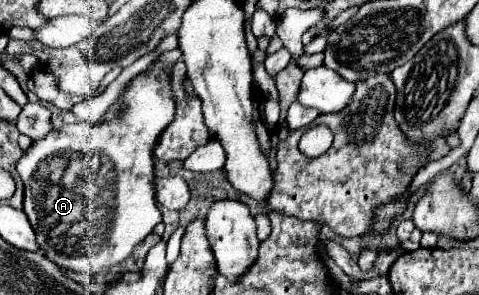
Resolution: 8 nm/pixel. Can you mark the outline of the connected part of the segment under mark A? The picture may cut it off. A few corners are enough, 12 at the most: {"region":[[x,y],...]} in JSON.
{"region":[[163,52],[113,120],[17,162],[59,268],[97,274],[161,222],[155,146],[175,118]]}

